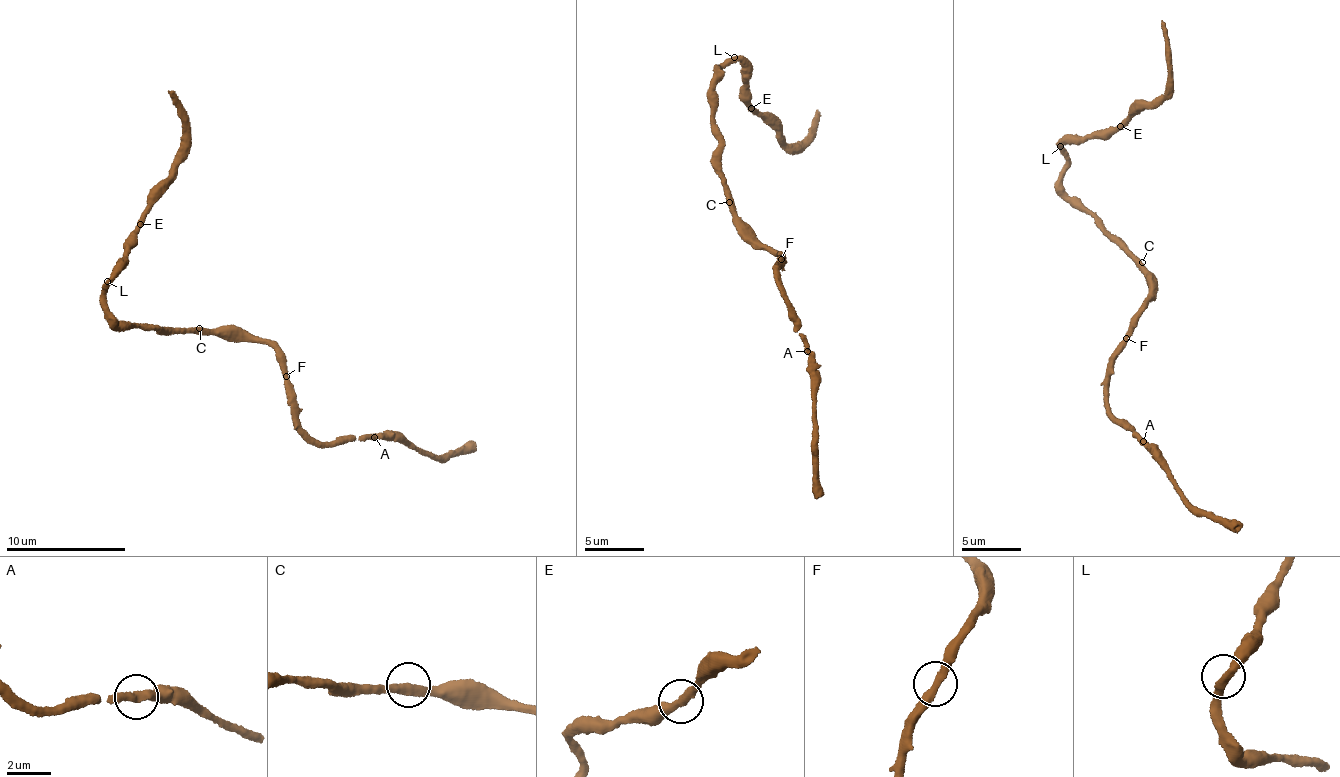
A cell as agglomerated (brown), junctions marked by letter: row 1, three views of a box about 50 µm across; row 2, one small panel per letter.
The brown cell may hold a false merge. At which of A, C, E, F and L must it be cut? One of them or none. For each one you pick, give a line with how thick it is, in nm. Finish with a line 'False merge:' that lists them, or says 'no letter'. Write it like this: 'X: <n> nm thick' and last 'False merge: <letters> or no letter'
False merge: no letter

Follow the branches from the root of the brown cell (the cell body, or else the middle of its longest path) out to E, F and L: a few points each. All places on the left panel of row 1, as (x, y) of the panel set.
E: (201, 332), (158, 333), (133, 324), (125, 331), (108, 316), (103, 285), (135, 244), (140, 224)
F: (201, 332), (233, 331), (270, 345), (283, 364), (286, 376)
L: (201, 332), (158, 333), (133, 324), (125, 331), (108, 316), (103, 298), (107, 281)

